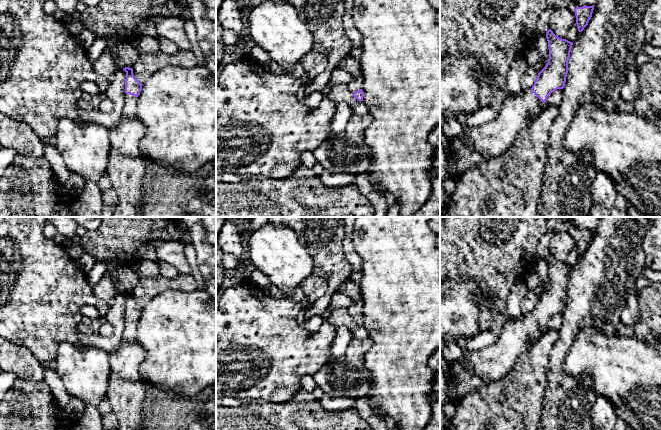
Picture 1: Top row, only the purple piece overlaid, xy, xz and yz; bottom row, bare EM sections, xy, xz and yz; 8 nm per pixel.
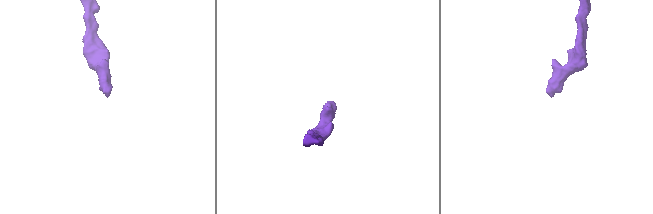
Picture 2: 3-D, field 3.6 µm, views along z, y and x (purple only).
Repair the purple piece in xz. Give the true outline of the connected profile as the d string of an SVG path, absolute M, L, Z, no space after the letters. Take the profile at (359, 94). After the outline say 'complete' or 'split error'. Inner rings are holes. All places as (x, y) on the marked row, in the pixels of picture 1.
M348 55L340 62L338 68L348 72L352 76L352 81L347 84L348 88L353 93L355 99L363 101L363 78L360 61L356 60L351 55Z | split error

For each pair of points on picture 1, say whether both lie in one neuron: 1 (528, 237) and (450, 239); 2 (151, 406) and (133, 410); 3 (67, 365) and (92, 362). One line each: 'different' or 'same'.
1: same
2: different
3: same

